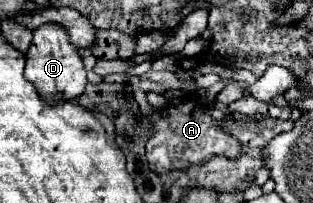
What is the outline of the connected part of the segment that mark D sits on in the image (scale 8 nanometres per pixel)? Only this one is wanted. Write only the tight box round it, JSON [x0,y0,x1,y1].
[25,23,87,103]

